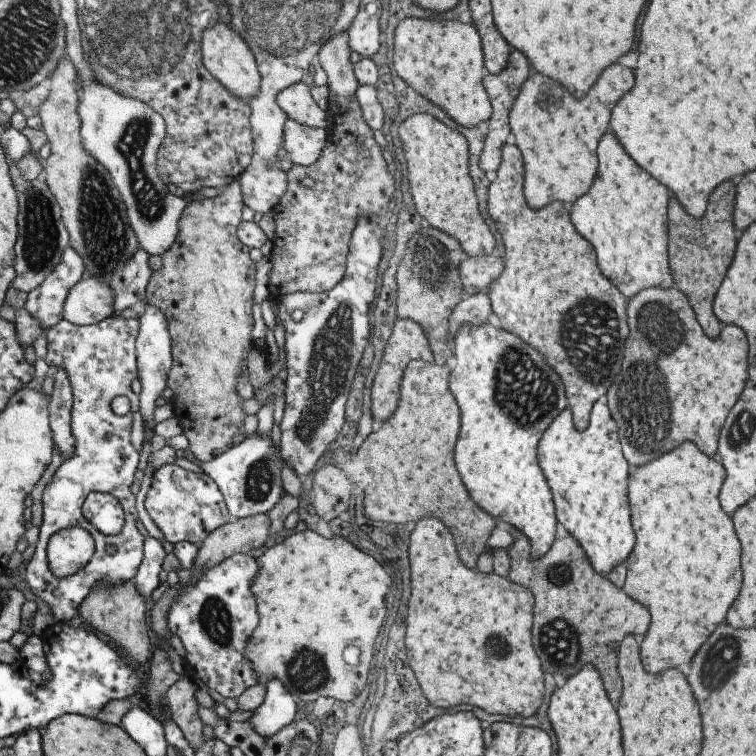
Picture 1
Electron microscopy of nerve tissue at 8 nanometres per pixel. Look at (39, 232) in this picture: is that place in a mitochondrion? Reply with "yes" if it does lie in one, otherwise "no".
yes

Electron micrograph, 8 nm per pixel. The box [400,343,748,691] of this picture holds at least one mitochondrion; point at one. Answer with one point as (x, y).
(559, 640)

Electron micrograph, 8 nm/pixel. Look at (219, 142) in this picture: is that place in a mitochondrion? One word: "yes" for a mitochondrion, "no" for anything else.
no

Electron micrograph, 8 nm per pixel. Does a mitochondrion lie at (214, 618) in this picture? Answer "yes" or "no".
yes

